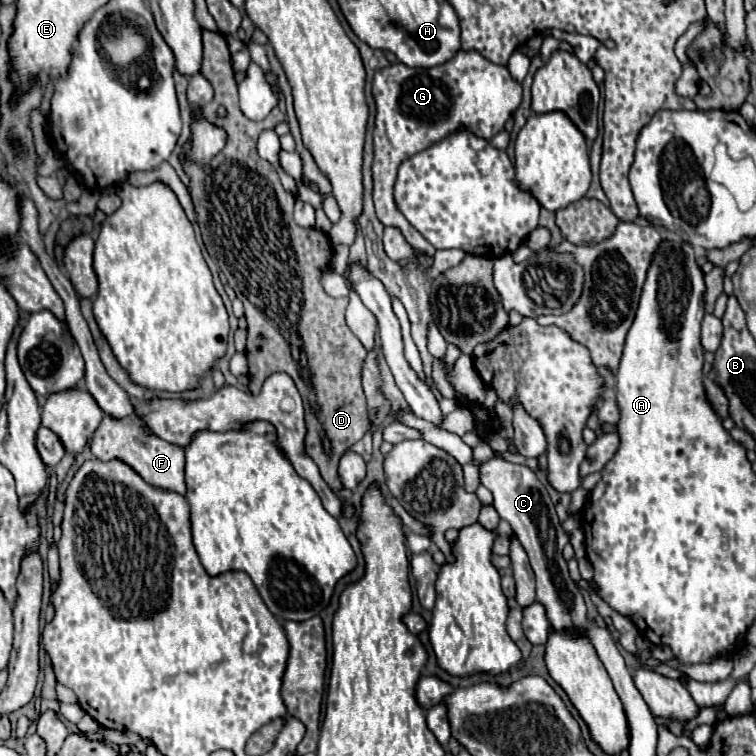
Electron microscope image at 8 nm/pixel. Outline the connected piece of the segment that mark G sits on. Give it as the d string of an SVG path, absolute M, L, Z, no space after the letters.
M459 49L453 59L437 67L421 69L395 63L379 69L373 79L373 97L377 103L373 135L373 201L377 217L383 225L399 227L413 249L433 255L435 247L415 227L411 227L393 199L393 185L399 165L459 129L469 129L477 137L489 141L493 135L503 131L505 121L519 107L521 85L509 75L505 65L489 63L489 59L485 59L479 51Z

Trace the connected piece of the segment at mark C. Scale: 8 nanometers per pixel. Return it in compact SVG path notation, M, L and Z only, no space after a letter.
M493 457L485 465L481 465L481 483L493 493L493 507L497 509L499 517L513 527L513 533L529 555L531 567L537 577L537 601L543 603L543 607L547 609L551 627L585 631L587 609L583 603L583 595L577 583L569 577L567 561L561 555L563 547L569 543L569 533L563 531L547 489L529 467L513 465L499 457Z

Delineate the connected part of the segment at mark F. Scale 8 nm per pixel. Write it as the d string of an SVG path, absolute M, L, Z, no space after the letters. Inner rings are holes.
M105 415L101 425L97 427L97 431L93 433L91 453L101 461L109 461L109 459L125 461L147 483L151 483L155 487L177 491L181 495L185 493L185 453L183 453L183 447L177 447L173 443L165 443L161 437L153 435L153 431L137 415L127 415L125 419L115 419L115 417Z

